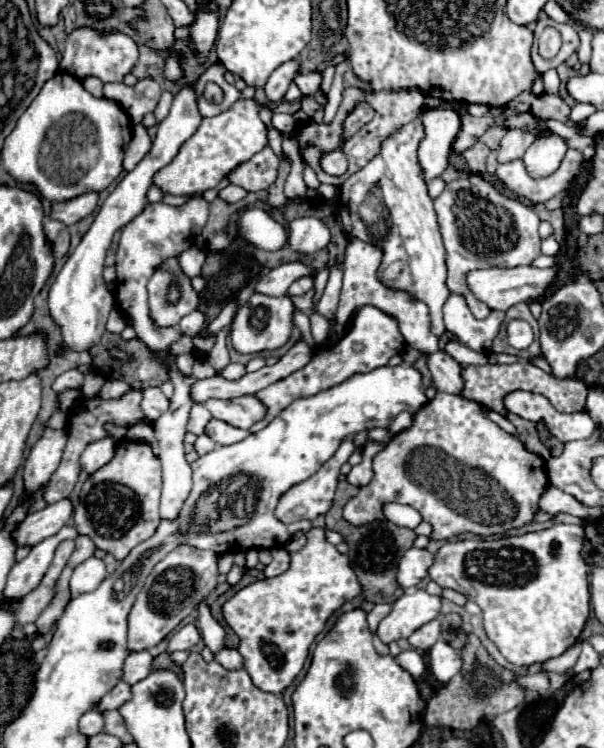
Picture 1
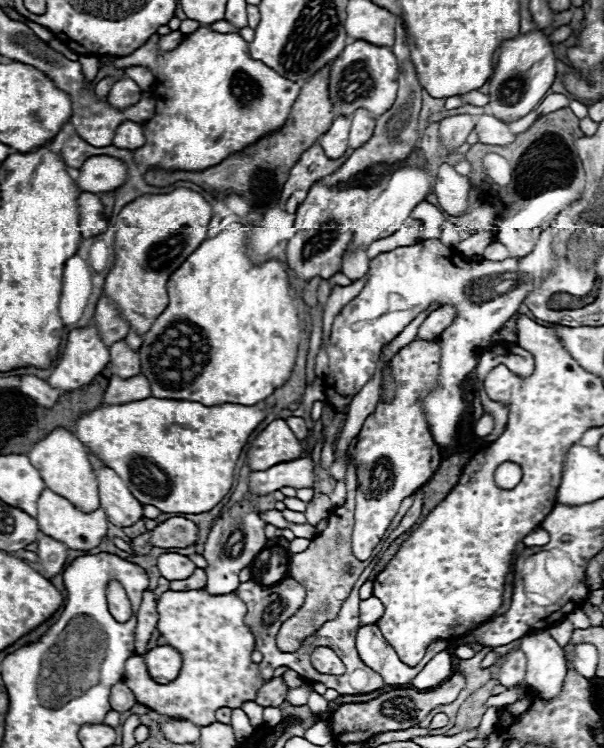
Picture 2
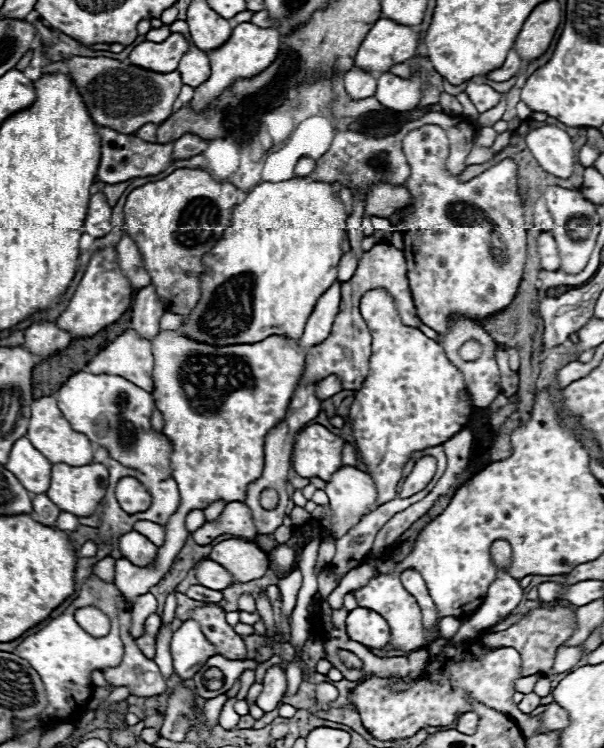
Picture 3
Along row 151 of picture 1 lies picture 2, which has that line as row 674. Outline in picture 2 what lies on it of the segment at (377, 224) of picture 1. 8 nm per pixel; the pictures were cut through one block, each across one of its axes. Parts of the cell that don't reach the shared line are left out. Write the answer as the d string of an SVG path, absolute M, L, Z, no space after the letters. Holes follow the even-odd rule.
M362 626L358 630L356 636L356 648L360 654L360 660L372 668L374 672L378 672L386 684L390 686L404 686L410 684L412 678L442 650L448 648L446 640L436 640L434 644L430 644L430 648L426 650L426 656L420 660L418 666L406 666L398 660L394 648L390 648L390 644L384 640L382 632L378 630L378 626Z

